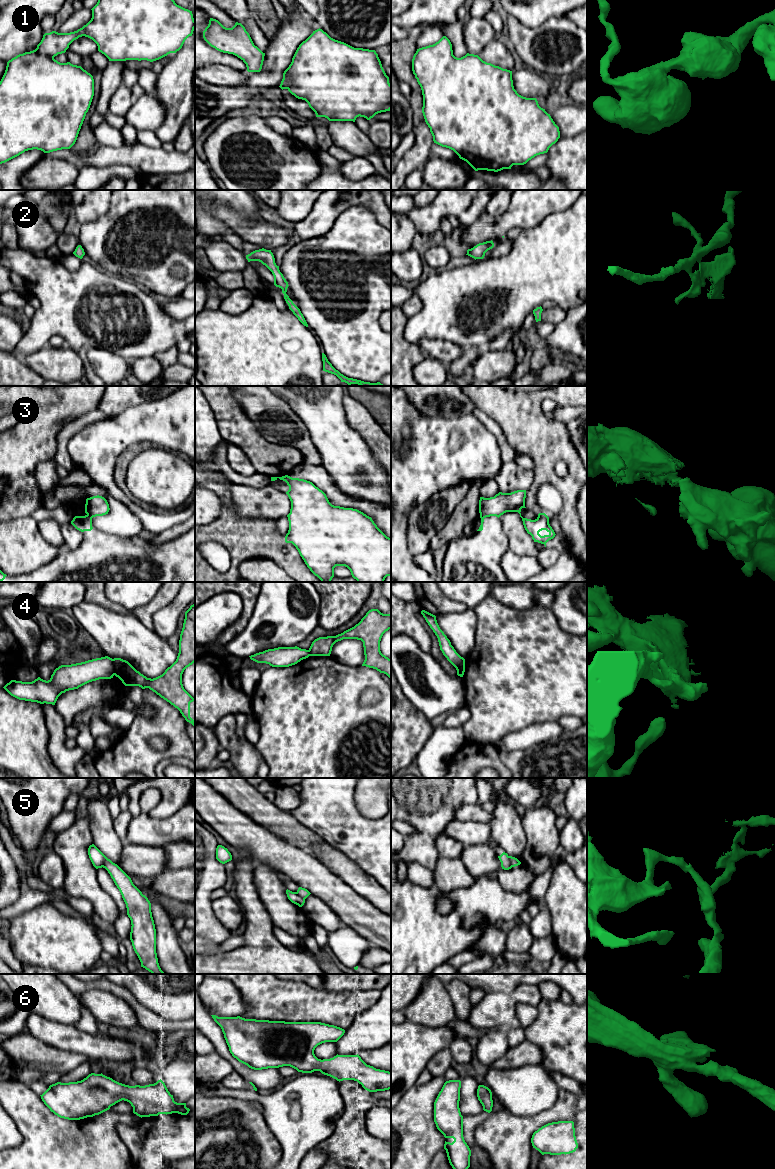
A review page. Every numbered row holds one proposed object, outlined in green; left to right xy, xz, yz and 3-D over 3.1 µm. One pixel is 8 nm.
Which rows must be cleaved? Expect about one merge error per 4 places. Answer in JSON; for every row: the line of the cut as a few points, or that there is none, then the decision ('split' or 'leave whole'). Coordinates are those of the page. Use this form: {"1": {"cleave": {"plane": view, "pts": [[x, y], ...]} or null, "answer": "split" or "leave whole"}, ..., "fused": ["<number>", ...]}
{"1": {"cleave": null, "answer": "leave whole"}, "2": {"cleave": null, "answer": "leave whole"}, "3": {"cleave": {"plane": "xz", "pts": [[288, 476], [286, 482]]}, "answer": "split"}, "4": {"cleave": {"plane": "xy", "pts": [[112, 659], [114, 674]]}, "answer": "split"}, "5": {"cleave": {"plane": "yz", "pts": [[508, 856], [511, 867]]}, "answer": "split"}, "6": {"cleave": null, "answer": "leave whole"}, "fused": ["3", "4", "5"]}

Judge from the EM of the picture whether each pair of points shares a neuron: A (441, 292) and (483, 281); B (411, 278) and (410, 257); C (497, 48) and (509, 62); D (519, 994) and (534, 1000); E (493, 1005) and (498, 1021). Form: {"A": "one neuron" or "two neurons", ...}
{"A": "one neuron", "B": "one neuron", "C": "one neuron", "D": "one neuron", "E": "one neuron"}

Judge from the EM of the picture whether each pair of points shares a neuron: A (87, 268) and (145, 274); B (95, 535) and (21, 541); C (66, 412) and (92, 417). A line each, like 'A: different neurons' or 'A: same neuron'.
A: different neurons
B: different neurons
C: different neurons

